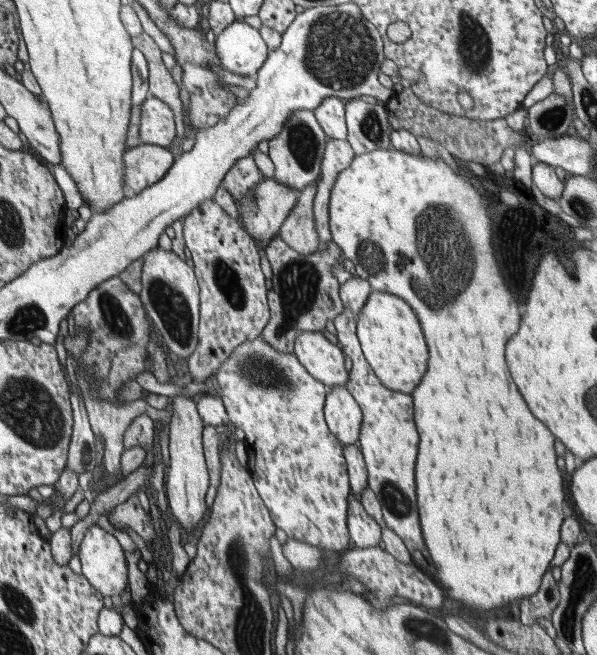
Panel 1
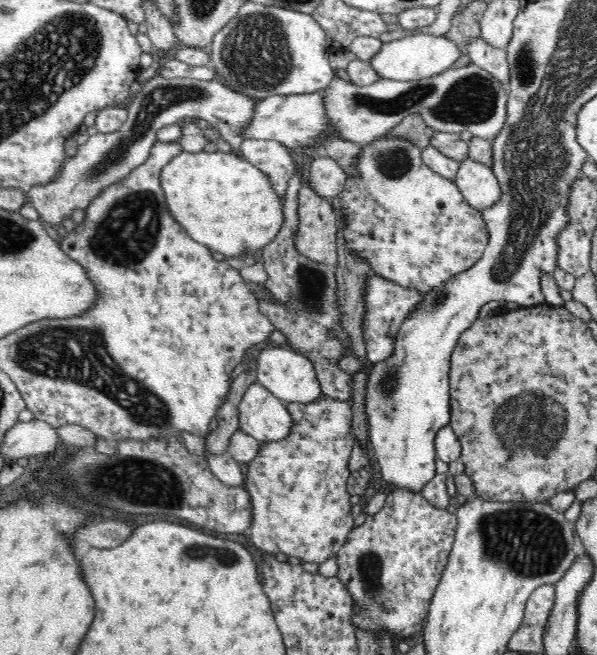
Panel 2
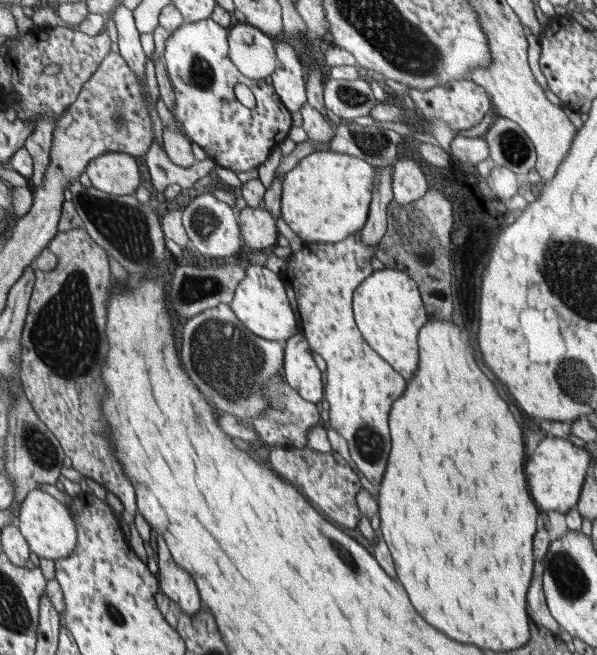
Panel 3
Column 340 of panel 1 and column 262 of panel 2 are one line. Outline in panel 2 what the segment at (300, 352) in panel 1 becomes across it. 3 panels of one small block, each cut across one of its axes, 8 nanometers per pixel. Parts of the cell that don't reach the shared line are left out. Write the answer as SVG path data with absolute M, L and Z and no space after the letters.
M281 345L266 346L257 350L256 370L257 382L266 387L276 398L283 403L286 401L312 401L321 392L320 383L314 376L312 363L304 355L292 352L292 349Z

